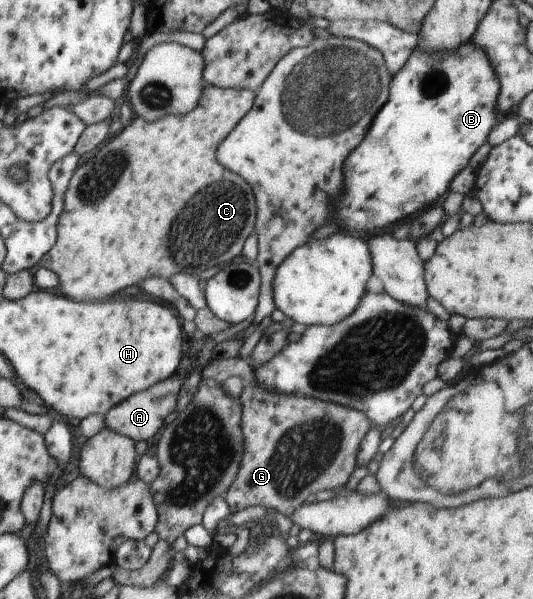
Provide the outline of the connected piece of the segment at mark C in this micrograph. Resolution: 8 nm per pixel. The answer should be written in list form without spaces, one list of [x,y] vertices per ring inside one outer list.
[[[206,85],[202,88],[202,93],[197,106],[186,115],[167,115],[162,119],[153,122],[145,122],[143,118],[137,117],[131,124],[126,126],[113,140],[99,148],[97,154],[93,154],[91,159],[87,159],[85,164],[81,164],[71,177],[67,192],[63,212],[58,222],[58,237],[53,248],[43,256],[38,266],[50,268],[59,277],[59,287],[56,291],[61,292],[73,300],[103,300],[113,296],[115,292],[135,286],[141,280],[149,276],[159,276],[159,278],[171,278],[177,272],[189,272],[194,276],[209,268],[220,268],[229,261],[241,257],[241,250],[245,240],[255,232],[256,228],[256,198],[251,192],[251,186],[235,176],[233,172],[221,168],[221,163],[217,162],[217,147],[225,140],[225,137],[239,124],[239,121],[251,110],[254,105],[256,92],[251,89],[236,89],[231,87],[218,87]]]

